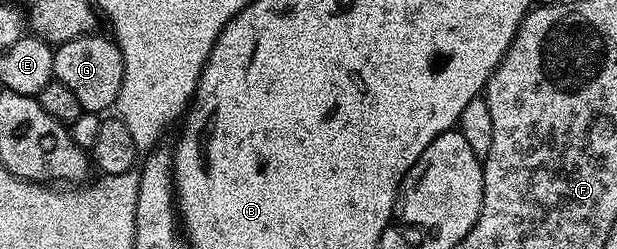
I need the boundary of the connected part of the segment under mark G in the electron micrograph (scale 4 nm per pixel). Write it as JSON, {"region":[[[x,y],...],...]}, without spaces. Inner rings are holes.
{"region":[[[98,36],[77,37],[57,46],[54,49],[54,80],[64,83],[64,87],[68,87],[68,91],[72,91],[76,95],[82,112],[102,115],[115,108],[120,95],[120,83],[124,79],[124,59],[122,53],[118,50],[118,44],[114,40],[109,36]]]}

